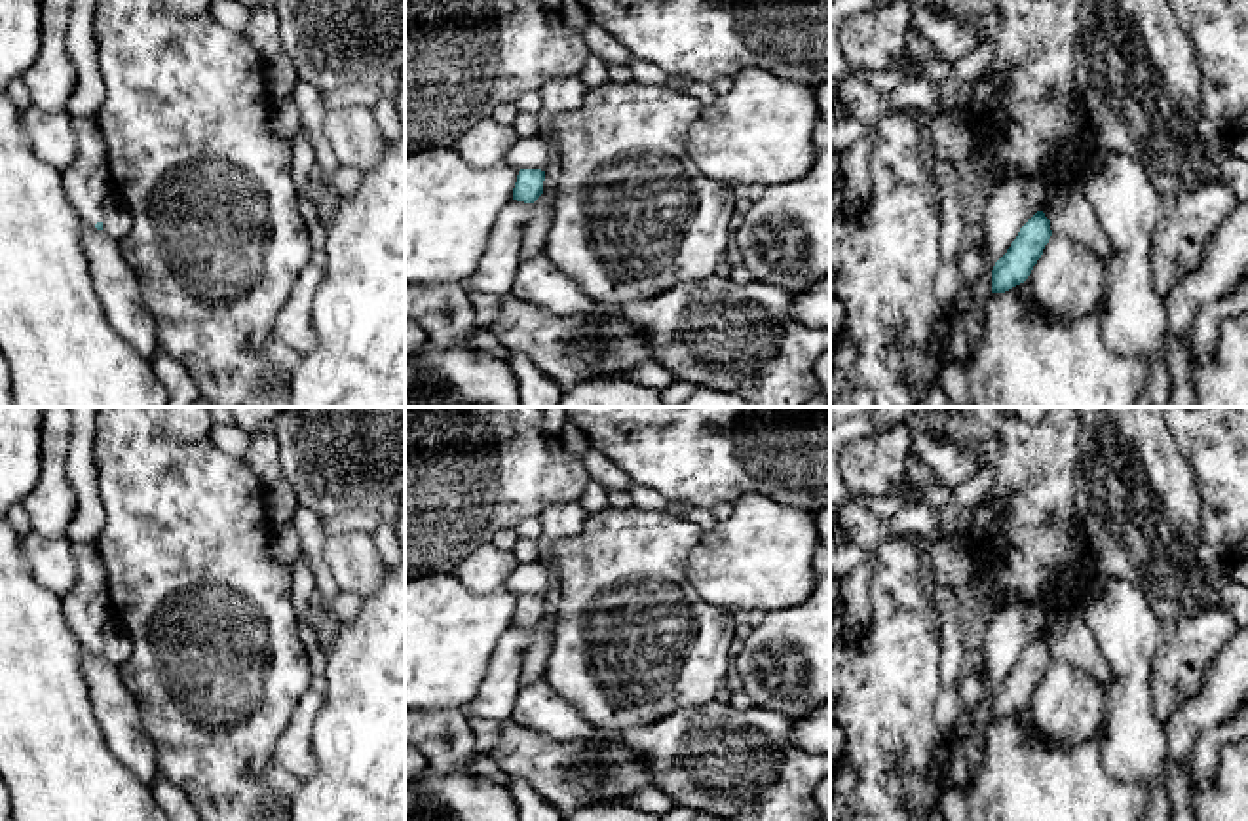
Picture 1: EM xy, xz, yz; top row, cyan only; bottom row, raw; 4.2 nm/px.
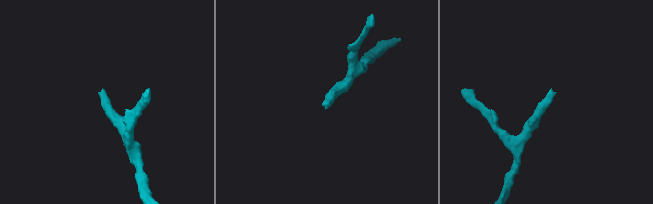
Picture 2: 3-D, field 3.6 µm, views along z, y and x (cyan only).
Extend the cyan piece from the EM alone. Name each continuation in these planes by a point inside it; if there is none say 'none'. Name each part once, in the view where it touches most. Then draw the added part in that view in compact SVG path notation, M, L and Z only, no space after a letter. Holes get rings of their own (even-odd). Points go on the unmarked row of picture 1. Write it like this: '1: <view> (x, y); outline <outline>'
1: yz (1064, 597); outline M1090 551L1071 568L1058 574L1049 593L1039 601L1045 612L1047 629L1045 642L1050 646L1050 625L1081 612L1083 593L1087 585L1098 576L1096 559Z

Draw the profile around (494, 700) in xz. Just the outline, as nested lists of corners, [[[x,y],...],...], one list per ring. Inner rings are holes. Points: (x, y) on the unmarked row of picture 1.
[[[509,627],[498,640],[477,696],[465,707],[469,718],[511,720],[520,688],[522,659],[532,644],[532,629]]]

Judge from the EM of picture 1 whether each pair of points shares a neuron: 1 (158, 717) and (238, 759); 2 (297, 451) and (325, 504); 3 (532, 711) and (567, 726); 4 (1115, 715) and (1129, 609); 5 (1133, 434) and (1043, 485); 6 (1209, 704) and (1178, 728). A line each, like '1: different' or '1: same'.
1: same
2: same
3: same
4: same
5: different
6: same

